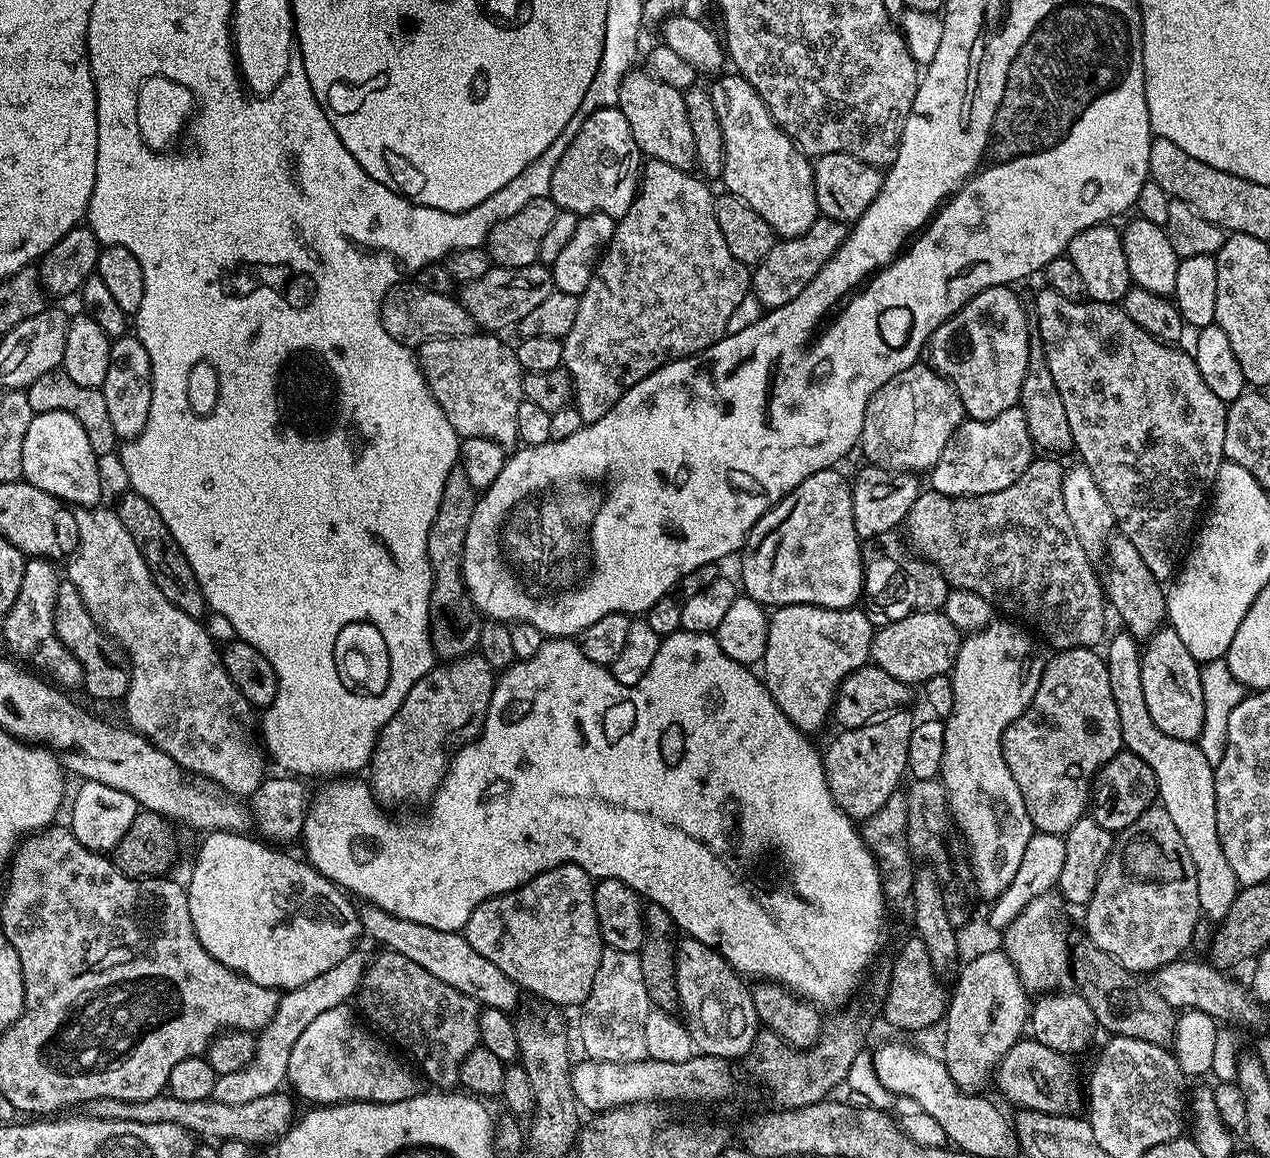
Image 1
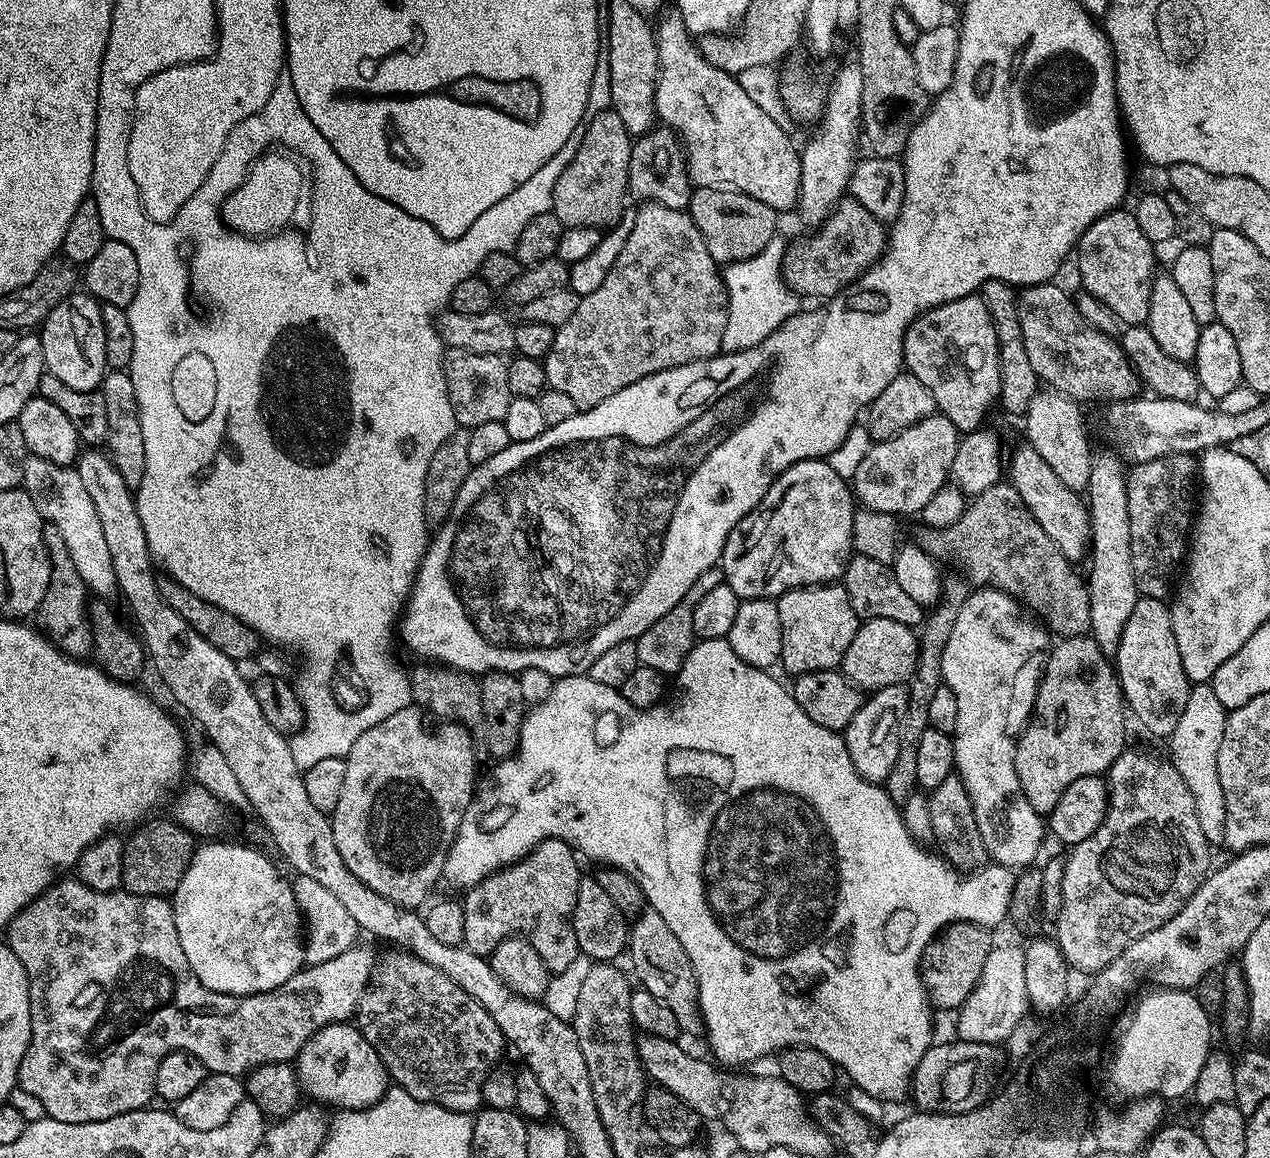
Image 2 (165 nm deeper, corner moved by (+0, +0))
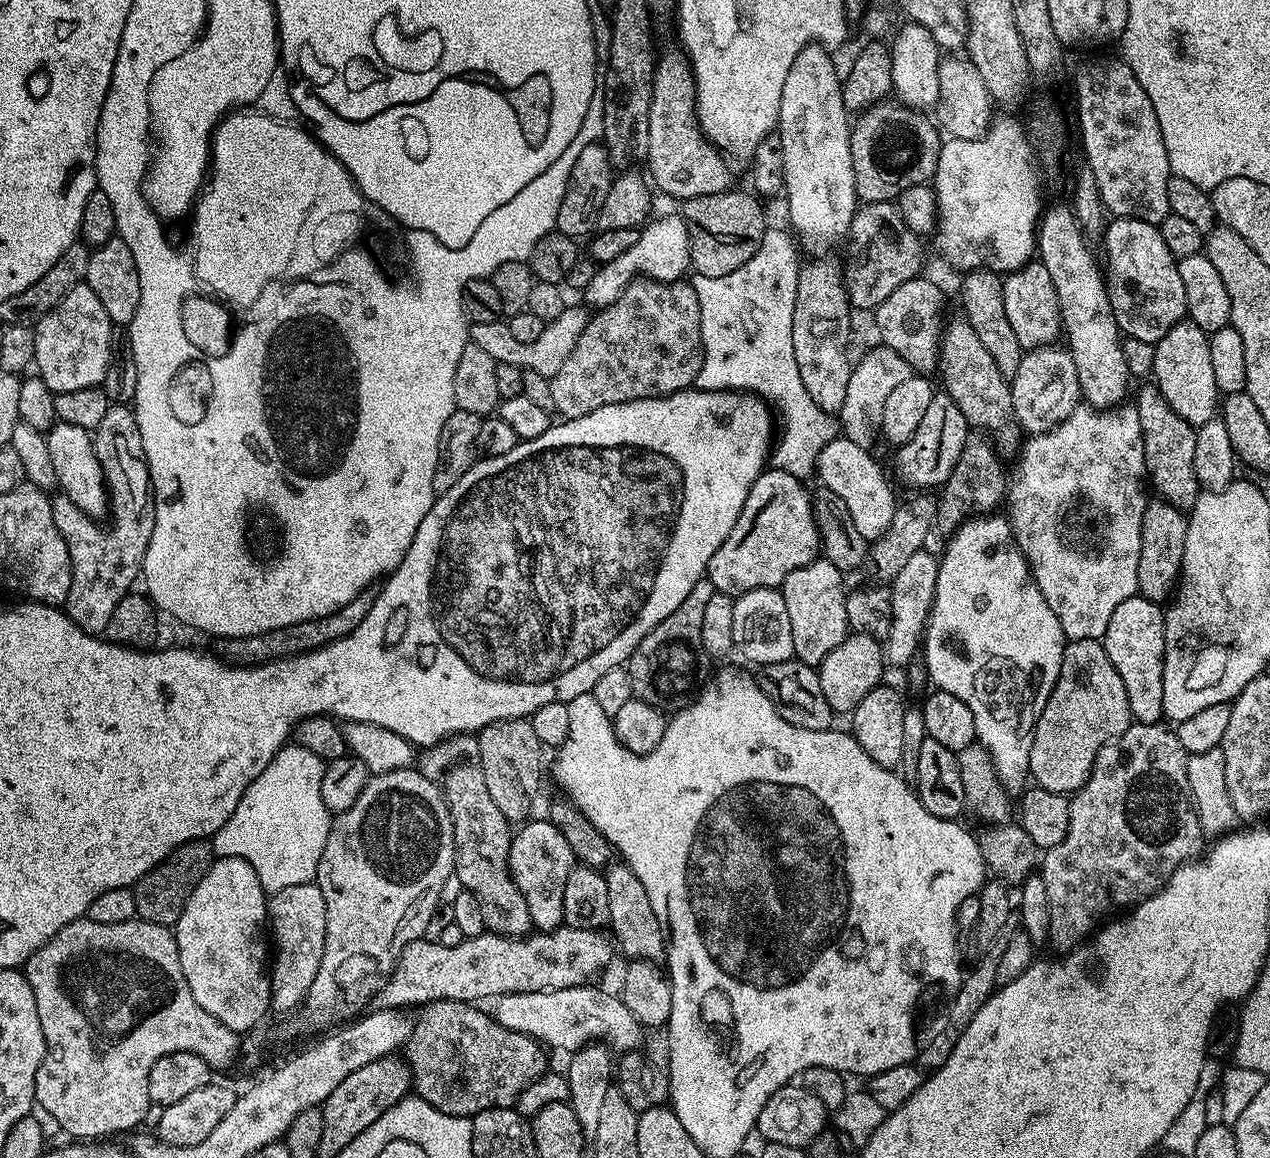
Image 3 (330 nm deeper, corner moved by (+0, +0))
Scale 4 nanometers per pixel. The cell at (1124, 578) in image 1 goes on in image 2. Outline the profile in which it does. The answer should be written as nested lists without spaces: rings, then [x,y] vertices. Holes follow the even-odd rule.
[[[1024,442],[1021,448],[1016,448],[1012,452],[1012,457],[1006,460],[1006,480],[1014,486],[1014,490],[1018,490],[1018,494],[1022,498],[1022,502],[1030,510],[1030,514],[1034,514],[1034,518],[1038,522],[1038,526],[1042,526],[1042,530],[1046,530],[1046,535],[1050,538],[1050,542],[1054,542],[1054,546],[1058,546],[1058,550],[1068,559],[1069,562],[1077,562],[1076,560],[1085,559],[1086,553],[1090,548],[1090,537],[1092,535],[1092,524],[1088,521],[1088,506],[1083,499],[1078,497],[1077,489],[1067,488],[1062,482],[1062,478],[1058,478],[1058,474],[1054,474],[1054,470],[1050,470],[1050,466],[1046,466],[1042,454],[1038,454],[1038,450],[1034,450],[1032,445]]]

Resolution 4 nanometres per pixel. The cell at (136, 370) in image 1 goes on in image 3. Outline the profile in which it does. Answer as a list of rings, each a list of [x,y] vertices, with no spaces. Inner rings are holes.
[[[113,403],[109,406],[106,418],[94,429],[92,445],[108,484],[112,532],[107,532],[103,523],[91,520],[63,495],[53,495],[51,501],[54,526],[58,526],[58,534],[62,534],[66,550],[70,550],[72,563],[66,611],[83,632],[100,636],[106,630],[106,622],[110,622],[110,614],[114,614],[114,606],[133,591],[135,584],[132,583],[141,579],[146,550],[154,534],[156,507],[142,434],[138,430],[136,413],[129,405]]]

